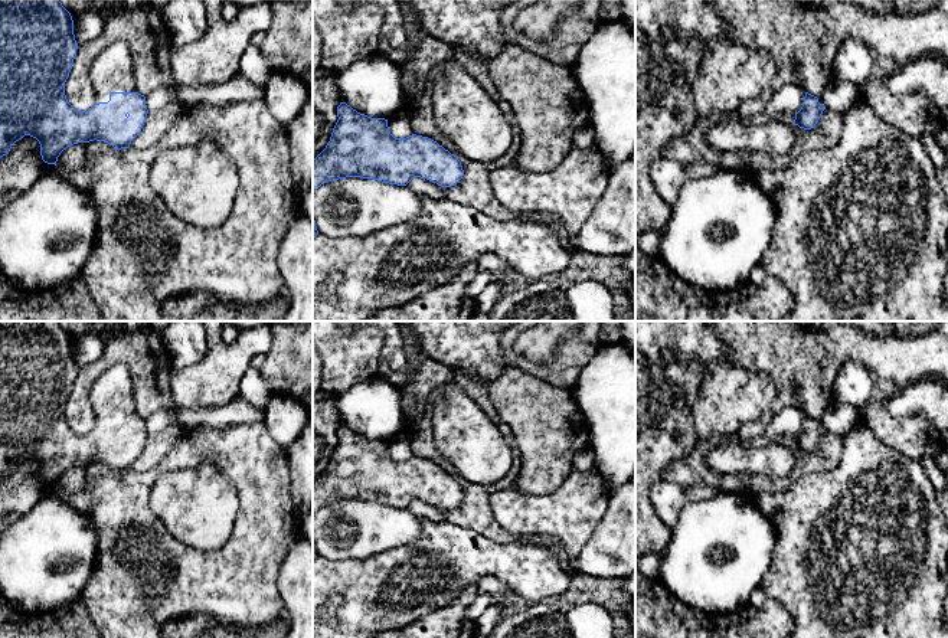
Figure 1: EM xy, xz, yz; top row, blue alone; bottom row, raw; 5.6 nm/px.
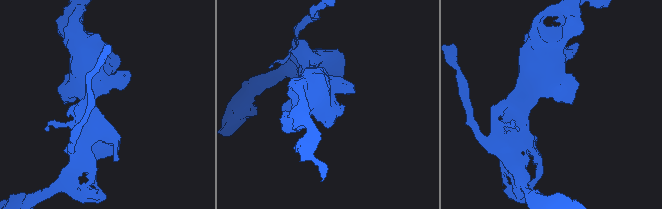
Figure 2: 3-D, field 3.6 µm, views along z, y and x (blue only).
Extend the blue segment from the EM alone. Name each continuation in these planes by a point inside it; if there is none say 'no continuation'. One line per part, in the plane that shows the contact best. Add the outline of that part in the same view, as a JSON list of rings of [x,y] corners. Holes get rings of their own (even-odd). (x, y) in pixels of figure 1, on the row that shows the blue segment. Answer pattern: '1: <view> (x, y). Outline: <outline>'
1: xy (111, 71). Outline: [[[114,42],[91,65],[89,84],[95,104],[108,102],[111,92],[137,92],[130,48]]]

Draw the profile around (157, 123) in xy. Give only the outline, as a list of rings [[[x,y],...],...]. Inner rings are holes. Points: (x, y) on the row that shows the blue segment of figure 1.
[[[176,101],[148,112],[141,132],[131,141],[131,150],[147,150],[157,144],[167,131],[179,121],[186,112],[186,108]]]

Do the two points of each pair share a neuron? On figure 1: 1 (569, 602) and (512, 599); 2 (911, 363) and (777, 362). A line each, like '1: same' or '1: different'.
1: same
2: same

